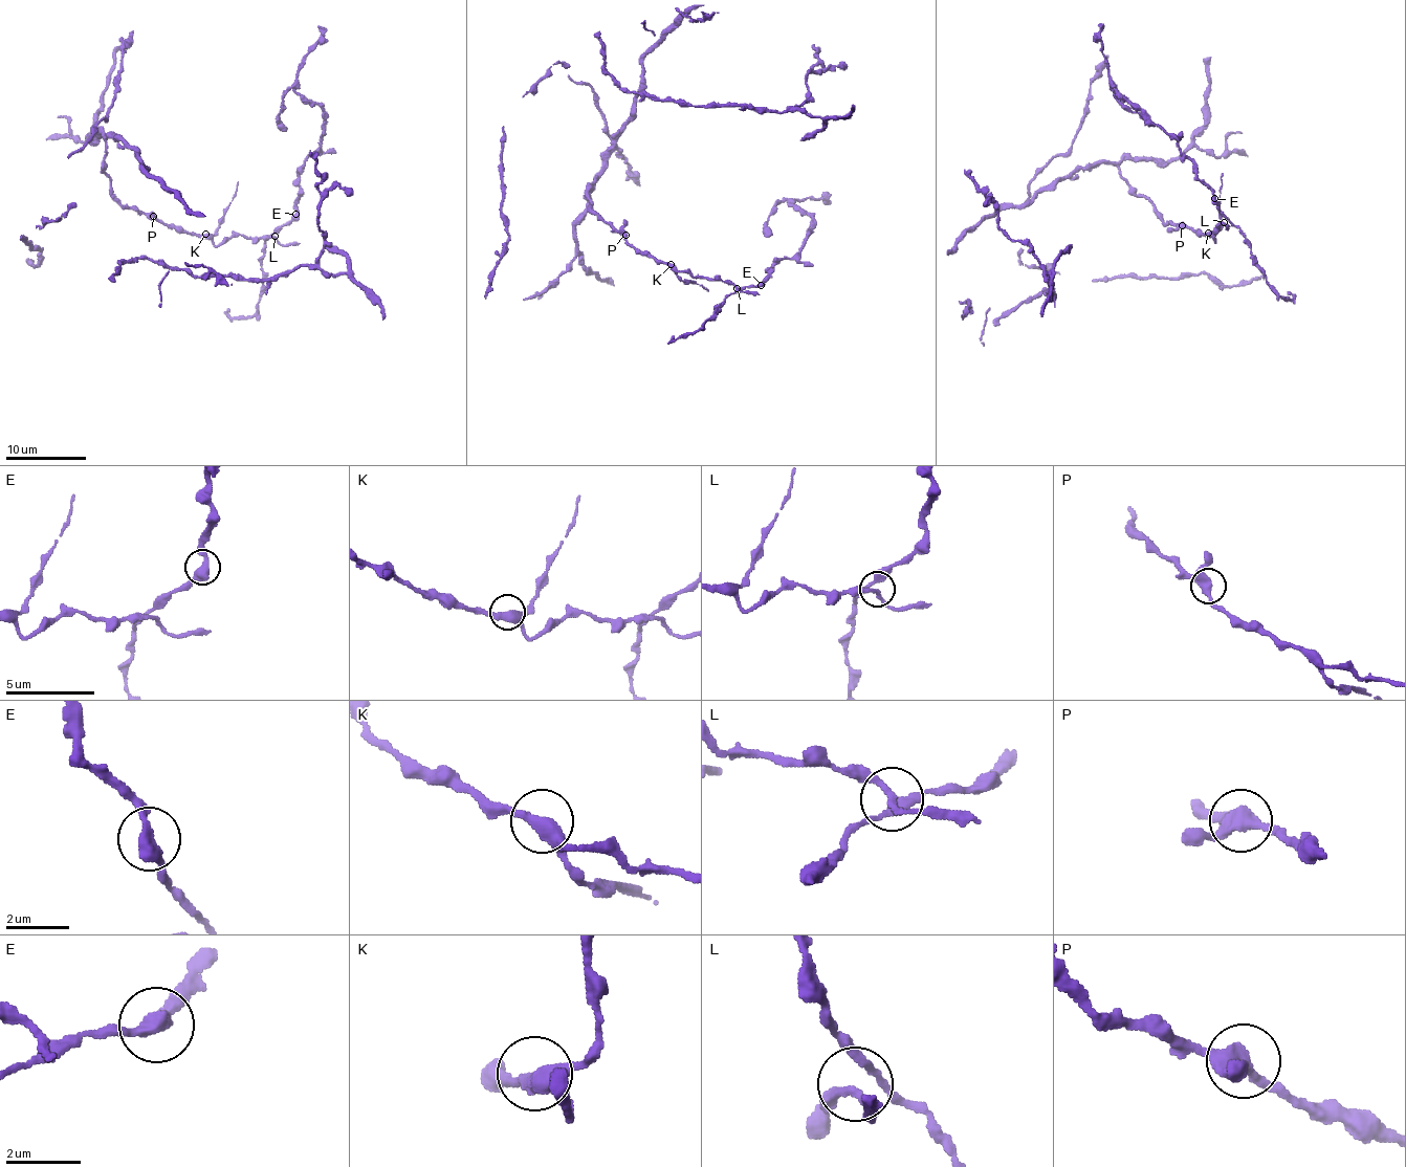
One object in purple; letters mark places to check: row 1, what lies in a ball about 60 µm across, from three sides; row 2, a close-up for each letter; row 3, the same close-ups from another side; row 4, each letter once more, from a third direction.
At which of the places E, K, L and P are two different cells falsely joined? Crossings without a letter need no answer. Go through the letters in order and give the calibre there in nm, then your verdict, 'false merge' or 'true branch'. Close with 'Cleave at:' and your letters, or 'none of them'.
E: 400 nm | true branch
K: 340 nm | true branch
L: 180 nm | true branch
P: 360 nm | true branch
Cleave at: none of them

